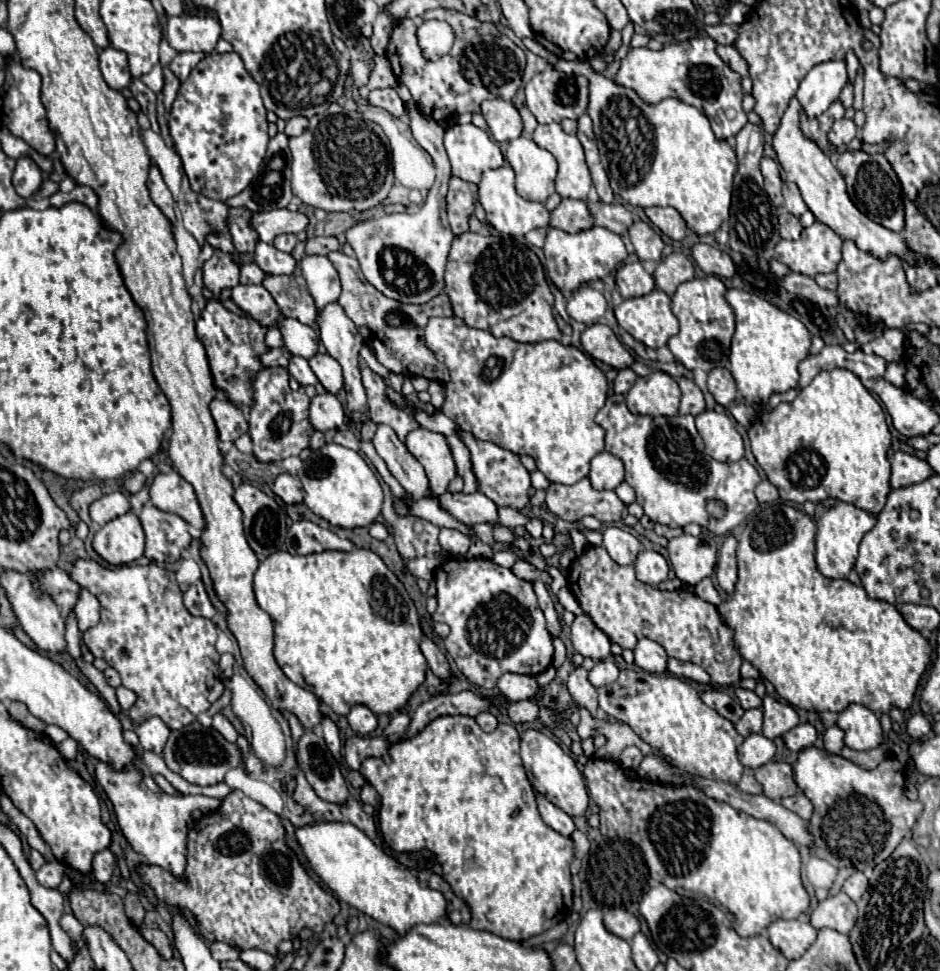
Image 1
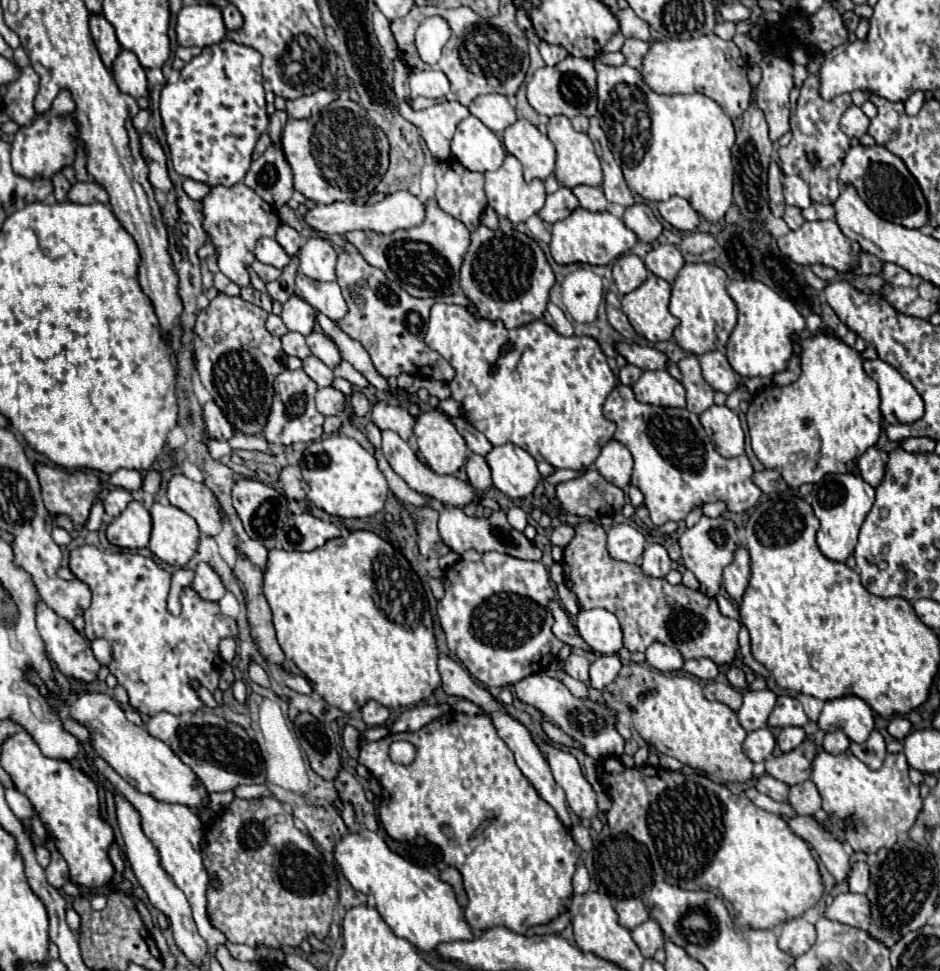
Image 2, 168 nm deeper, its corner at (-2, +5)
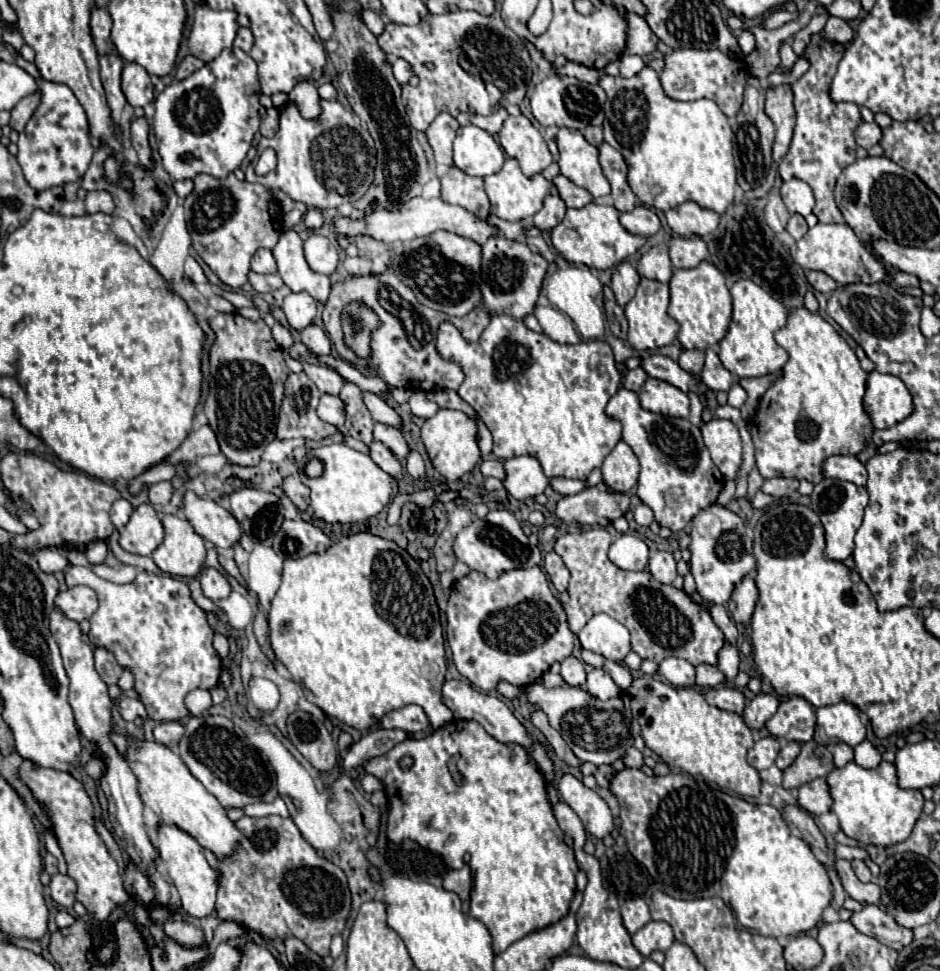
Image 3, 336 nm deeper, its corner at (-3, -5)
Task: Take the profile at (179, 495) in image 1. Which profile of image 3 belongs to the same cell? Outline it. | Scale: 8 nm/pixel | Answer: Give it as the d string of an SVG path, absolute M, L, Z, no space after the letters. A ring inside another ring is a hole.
M187 492L183 498L185 516L199 536L213 542L215 548L225 550L239 544L241 526L231 512L221 508L217 502L199 498L193 492Z

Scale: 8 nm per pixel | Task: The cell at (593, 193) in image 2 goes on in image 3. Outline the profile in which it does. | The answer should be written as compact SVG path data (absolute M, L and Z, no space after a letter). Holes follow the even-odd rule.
M557 174L553 178L553 184L555 184L555 188L557 188L557 192L559 192L559 196L561 196L561 200L565 202L567 208L581 208L581 206L585 206L585 204L589 204L593 200L591 194L585 188L575 186L563 174Z

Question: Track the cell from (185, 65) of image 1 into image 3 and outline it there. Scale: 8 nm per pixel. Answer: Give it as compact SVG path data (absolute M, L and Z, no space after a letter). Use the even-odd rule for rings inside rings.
M185 56L185 60L179 64L179 68L177 68L177 80L183 80L183 78L187 78L189 74L193 74L195 70L199 70L201 66L203 66L205 62L203 60L199 60L199 58L195 58L195 56Z

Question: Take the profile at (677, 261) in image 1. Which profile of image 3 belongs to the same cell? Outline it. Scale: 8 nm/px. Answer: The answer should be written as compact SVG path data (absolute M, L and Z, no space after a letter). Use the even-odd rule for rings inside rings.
M653 246L647 250L639 262L637 262L637 272L639 276L659 280L659 282L669 282L673 274L673 264L669 262L669 254L665 246Z

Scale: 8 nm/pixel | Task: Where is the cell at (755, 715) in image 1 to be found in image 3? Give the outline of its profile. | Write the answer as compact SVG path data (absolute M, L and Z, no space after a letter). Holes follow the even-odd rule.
M757 694L743 712L743 720L749 728L759 730L765 726L765 722L777 712L779 700L773 694Z

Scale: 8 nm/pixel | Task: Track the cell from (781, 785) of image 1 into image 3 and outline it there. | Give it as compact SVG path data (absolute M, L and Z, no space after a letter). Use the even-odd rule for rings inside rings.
M815 740L805 742L795 762L783 772L783 788L799 788L819 776L827 776L833 768L833 756L827 748L819 746Z

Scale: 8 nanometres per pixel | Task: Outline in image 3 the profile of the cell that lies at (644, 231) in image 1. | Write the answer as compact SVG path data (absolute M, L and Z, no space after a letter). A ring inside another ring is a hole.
M635 206L631 212L623 212L619 220L625 230L637 236L645 236L645 238L657 234L661 228L659 216L651 208L645 208L645 206Z

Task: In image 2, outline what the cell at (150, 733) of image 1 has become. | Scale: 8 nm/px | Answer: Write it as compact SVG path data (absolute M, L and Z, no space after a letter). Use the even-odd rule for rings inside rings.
M160 712L160 714L152 716L146 724L148 734L162 740L162 742L168 742L174 736L176 728L178 728L178 718L170 712Z

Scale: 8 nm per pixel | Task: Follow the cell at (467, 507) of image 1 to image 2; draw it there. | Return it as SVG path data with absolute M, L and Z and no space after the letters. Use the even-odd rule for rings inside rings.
M382 430L382 452L384 458L388 460L388 464L392 466L392 470L416 492L426 494L446 506L456 506L456 508L466 508L468 504L480 504L480 498L474 490L474 486L470 482L464 482L456 476L440 476L436 472L432 472L424 462L420 462L420 458L416 456L416 452L410 448L408 442L404 442L396 432L392 430Z

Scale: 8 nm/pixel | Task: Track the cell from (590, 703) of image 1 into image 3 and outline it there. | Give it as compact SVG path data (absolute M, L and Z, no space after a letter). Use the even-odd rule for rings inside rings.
M567 656L561 662L561 676L569 686L581 688L585 684L585 666L583 666L583 662L575 656Z

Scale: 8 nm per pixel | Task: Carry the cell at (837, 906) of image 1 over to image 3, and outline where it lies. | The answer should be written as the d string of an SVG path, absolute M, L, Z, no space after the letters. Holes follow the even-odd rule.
M865 906L861 912L853 914L851 922L859 932L873 936L895 950L903 950L913 942L913 930L897 924L893 916L879 906Z

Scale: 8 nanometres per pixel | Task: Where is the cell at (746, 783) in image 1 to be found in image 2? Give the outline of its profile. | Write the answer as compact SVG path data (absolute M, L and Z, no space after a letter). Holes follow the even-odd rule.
M768 774L756 778L754 788L756 788L758 792L770 796L770 798L776 800L776 802L786 802L786 798L788 798L788 786L786 786L784 782L780 782L780 780L768 776Z

